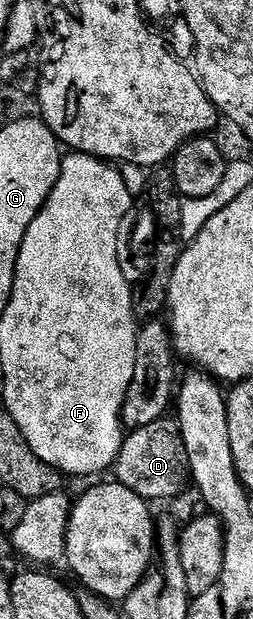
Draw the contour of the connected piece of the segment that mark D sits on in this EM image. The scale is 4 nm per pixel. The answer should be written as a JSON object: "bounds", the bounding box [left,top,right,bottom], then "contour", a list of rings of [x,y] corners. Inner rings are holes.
{"bounds":[114,417,190,501],"contour":[[[165,417],[154,421],[154,425],[142,425],[142,429],[128,431],[114,464],[115,471],[115,482],[126,485],[126,489],[134,489],[134,493],[149,501],[172,499],[182,494],[184,486],[189,486],[190,472],[186,441],[182,441],[179,422]]]}

